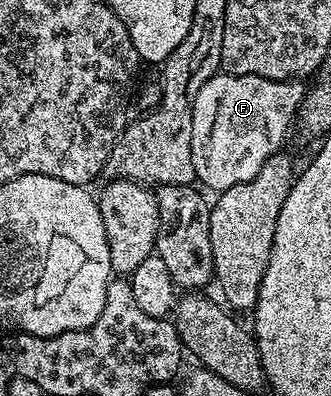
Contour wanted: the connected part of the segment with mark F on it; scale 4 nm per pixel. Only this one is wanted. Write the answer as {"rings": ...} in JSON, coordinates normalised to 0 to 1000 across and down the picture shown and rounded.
{"rings":[[[665,184],[619,205],[607,235],[595,235],[595,255],[583,255],[583,427],[592,455],[659,487],[776,447],[789,417],[801,417],[807,399],[840,384],[852,374],[843,369],[864,356],[879,308],[894,308],[918,237],[912,207],[861,199]]]}

